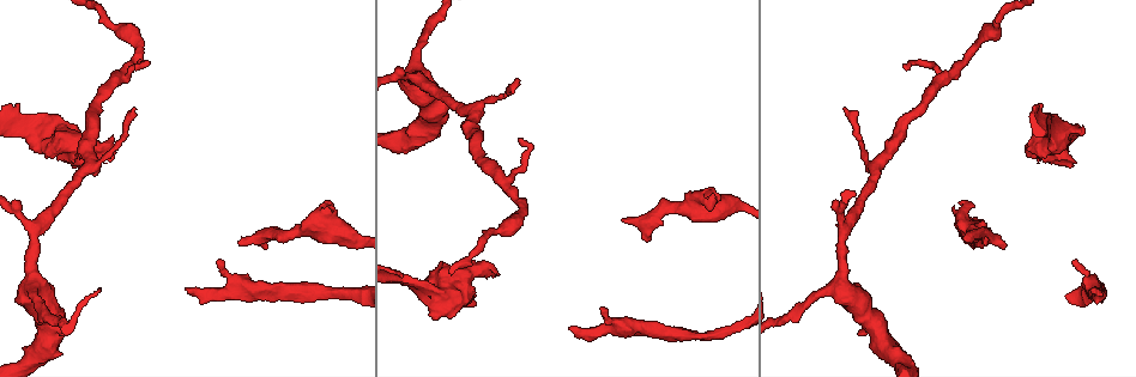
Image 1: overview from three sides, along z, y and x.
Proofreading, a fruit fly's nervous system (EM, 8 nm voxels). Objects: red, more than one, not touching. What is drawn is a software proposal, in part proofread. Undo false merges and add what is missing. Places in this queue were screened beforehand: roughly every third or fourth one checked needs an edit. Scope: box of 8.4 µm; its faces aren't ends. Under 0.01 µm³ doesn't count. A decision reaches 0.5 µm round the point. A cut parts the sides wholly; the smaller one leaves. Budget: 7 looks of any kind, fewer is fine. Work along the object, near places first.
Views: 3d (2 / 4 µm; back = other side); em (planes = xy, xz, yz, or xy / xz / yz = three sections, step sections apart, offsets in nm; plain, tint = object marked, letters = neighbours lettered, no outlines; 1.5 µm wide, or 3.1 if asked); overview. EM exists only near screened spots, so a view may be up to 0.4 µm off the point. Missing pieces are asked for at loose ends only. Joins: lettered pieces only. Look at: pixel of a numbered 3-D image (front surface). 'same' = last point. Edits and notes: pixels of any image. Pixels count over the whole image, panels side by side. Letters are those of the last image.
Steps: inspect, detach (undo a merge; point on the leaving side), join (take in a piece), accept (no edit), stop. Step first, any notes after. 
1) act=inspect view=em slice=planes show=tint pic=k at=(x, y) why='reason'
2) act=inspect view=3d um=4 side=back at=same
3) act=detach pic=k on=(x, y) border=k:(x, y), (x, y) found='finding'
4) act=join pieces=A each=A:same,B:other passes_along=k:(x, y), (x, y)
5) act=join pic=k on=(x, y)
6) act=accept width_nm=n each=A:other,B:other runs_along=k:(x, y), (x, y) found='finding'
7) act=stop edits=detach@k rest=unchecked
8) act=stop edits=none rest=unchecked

act=inspect view=em slice=planes show=tint pic=1 at=(417, 81) why='three arms meet'

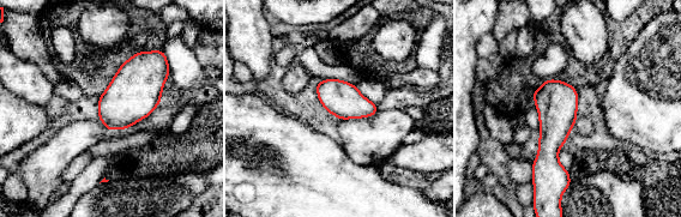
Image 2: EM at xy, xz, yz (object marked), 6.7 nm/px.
act=inspect view=em slice=planes show=letters at=same

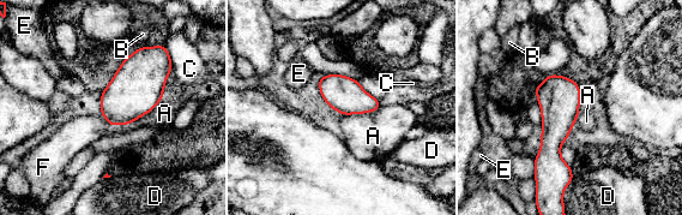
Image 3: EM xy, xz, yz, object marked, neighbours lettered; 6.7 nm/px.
act=accept each=A:other,B:other,C:other,D:other,E:other,F:other found='continuous, no second neuron'

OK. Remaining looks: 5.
act=inspect view=3d um=2 pic=1 at=(185, 289) why='free end'

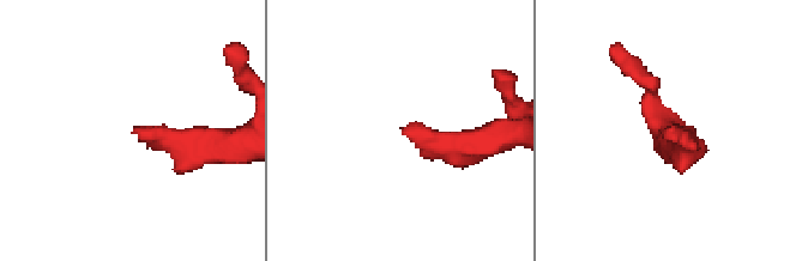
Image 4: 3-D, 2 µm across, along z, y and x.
act=inspect view=em slice=planes show=tint pic=4 at=(135, 127) why='now the EM'

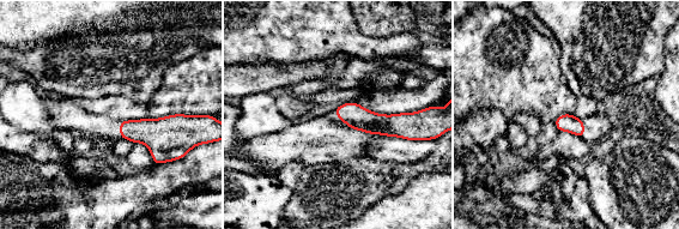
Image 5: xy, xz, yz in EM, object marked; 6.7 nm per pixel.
act=inspect view=em slice=planes show=letters at=same

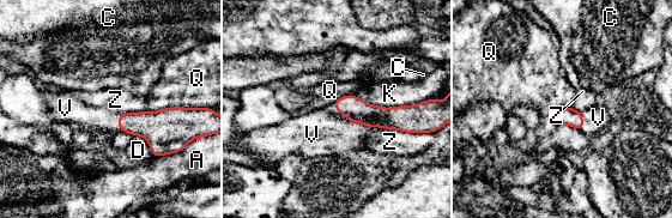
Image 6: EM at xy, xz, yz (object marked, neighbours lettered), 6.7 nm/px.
act=join pieces=V each=A:other,C:other,D:other,K:other,Q:other,V:same,Z:other found='it goes on there'

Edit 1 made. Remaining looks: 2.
act=stop edits=join@6 rest=unchecked

